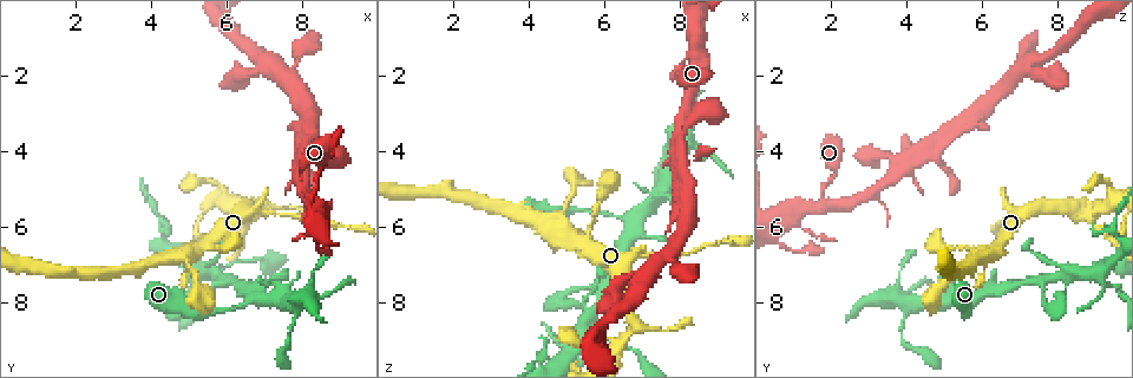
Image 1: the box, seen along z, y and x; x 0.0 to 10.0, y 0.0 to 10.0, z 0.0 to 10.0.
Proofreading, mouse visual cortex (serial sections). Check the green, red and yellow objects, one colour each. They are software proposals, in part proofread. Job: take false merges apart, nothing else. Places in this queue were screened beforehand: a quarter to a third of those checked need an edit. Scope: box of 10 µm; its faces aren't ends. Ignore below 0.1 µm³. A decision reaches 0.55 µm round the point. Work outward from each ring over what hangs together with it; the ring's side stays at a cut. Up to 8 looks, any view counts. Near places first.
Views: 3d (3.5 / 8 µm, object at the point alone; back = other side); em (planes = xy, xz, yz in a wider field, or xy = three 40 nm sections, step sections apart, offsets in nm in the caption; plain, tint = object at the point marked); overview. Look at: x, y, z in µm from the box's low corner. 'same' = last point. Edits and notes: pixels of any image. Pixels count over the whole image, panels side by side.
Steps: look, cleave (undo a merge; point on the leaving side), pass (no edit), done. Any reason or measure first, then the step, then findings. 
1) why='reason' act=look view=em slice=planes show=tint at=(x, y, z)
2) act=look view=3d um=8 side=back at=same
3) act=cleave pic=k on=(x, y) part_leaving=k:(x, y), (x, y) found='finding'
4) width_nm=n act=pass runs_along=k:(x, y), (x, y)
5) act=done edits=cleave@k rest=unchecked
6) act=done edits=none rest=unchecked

why='sharp bend' act=look view=3d um=3.5 side=back at=(6.60, 7.85, 5.80)

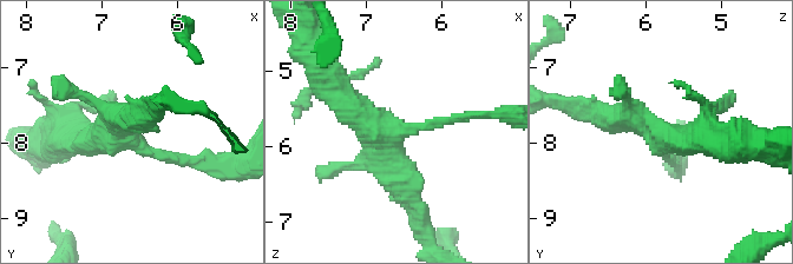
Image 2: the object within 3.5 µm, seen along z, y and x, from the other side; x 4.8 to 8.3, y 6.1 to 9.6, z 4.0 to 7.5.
act=look view=em slice=xy step=5 show=tint at=(6.60, 7.85, 5.85)

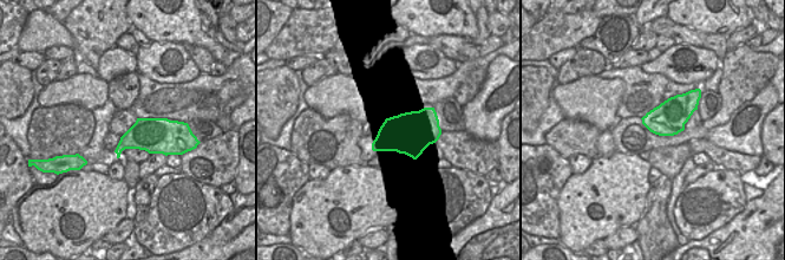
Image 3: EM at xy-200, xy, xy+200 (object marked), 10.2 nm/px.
act=pass runs_along=2:(461, 118), (385, 142), (411, 199) found='continuous, no second cell'

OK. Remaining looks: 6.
why='closes a loop' act=look view=3d um=8 at=(5.70, 7.25, 8.35)

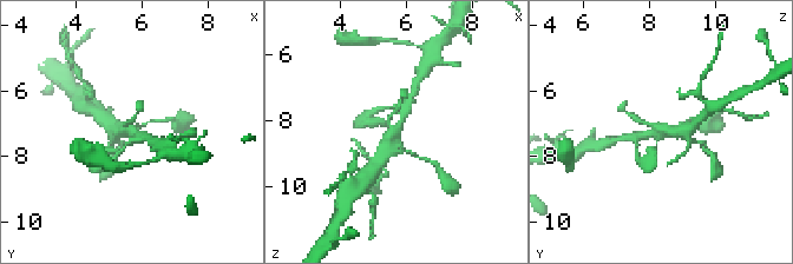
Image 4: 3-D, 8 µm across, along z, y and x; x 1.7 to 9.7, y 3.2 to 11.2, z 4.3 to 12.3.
why='closer look' act=look view=3d um=3.5 at=same

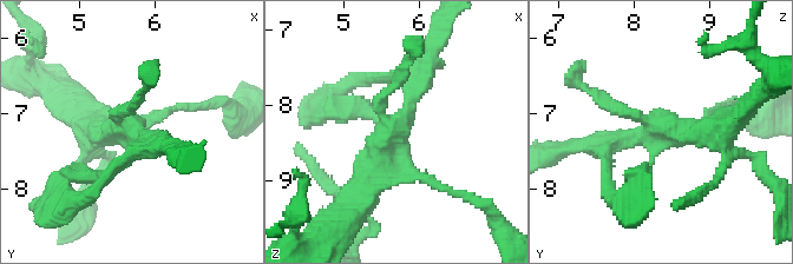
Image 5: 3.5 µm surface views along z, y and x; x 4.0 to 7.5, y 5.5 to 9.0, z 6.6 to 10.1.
act=look view=em slice=xy step=2 show=tint at=(5.65, 7.25, 8.45)

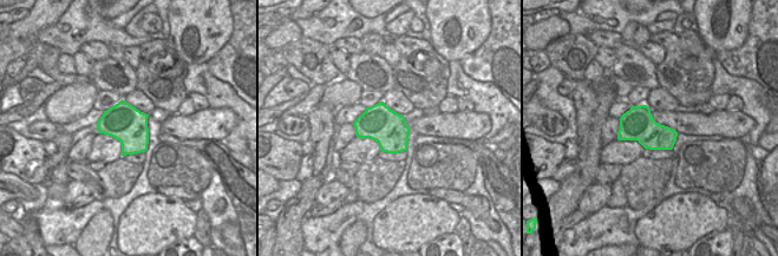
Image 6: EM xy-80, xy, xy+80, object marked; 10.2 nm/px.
width_nm=380 act=pass runs_along=5:(417, 73), (352, 200) found='one cell here'

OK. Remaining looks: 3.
why='three arms meet' act=look view=3d um=3.5 side=back at=(6.70, 5.65, 8.80)

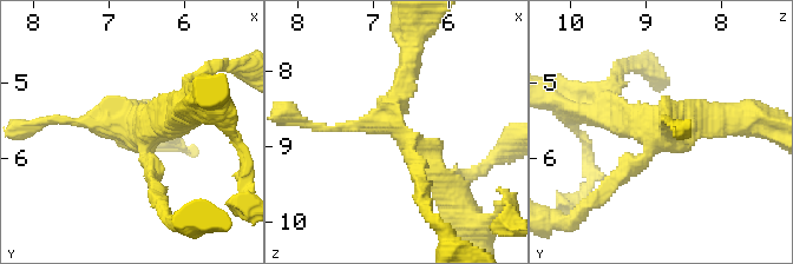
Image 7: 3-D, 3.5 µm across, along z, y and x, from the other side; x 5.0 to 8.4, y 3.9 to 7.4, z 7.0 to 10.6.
why='need the tissue' act=look view=em slice=xy step=2 show=tint at=(6.70, 5.70, 8.80)

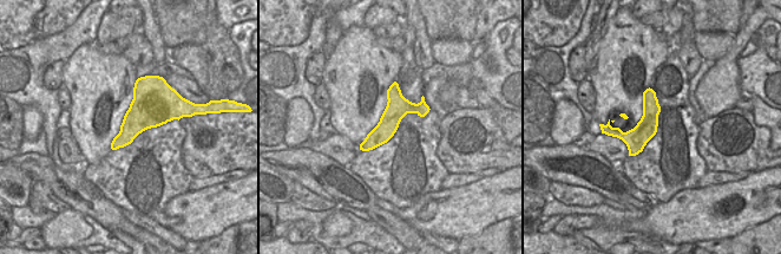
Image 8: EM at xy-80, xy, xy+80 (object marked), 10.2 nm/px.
act=pass found='continuous, no second cell'

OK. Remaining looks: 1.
act=done edits=none rest=unchecked

